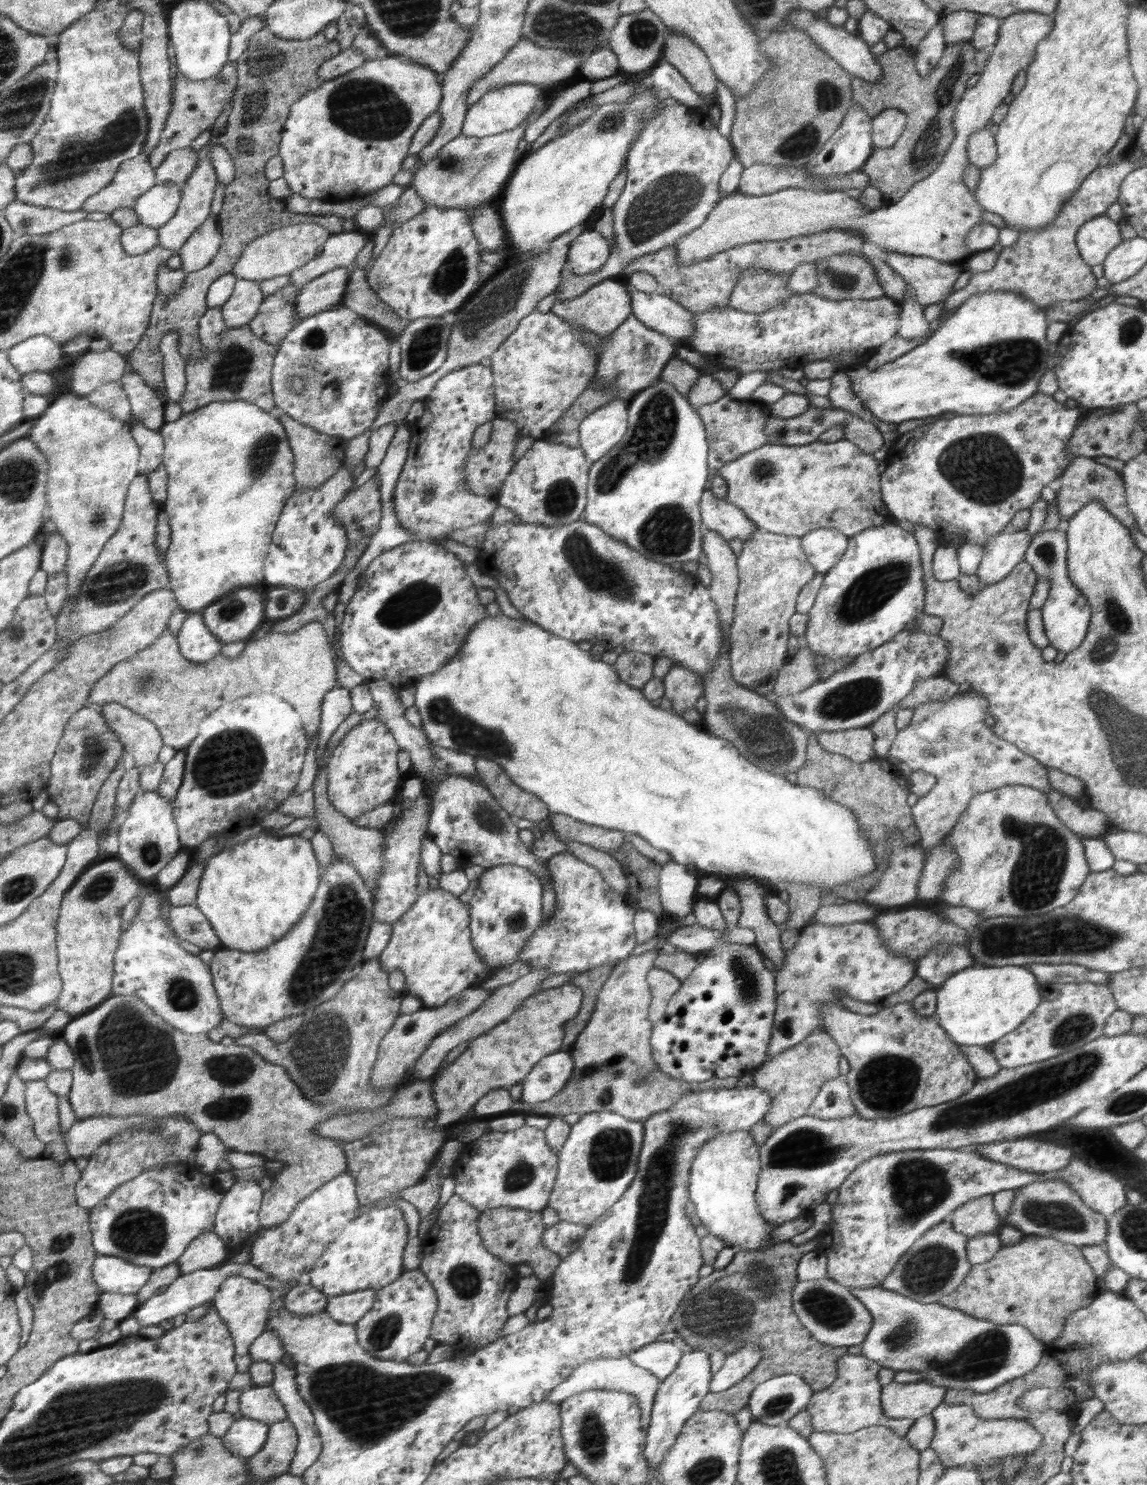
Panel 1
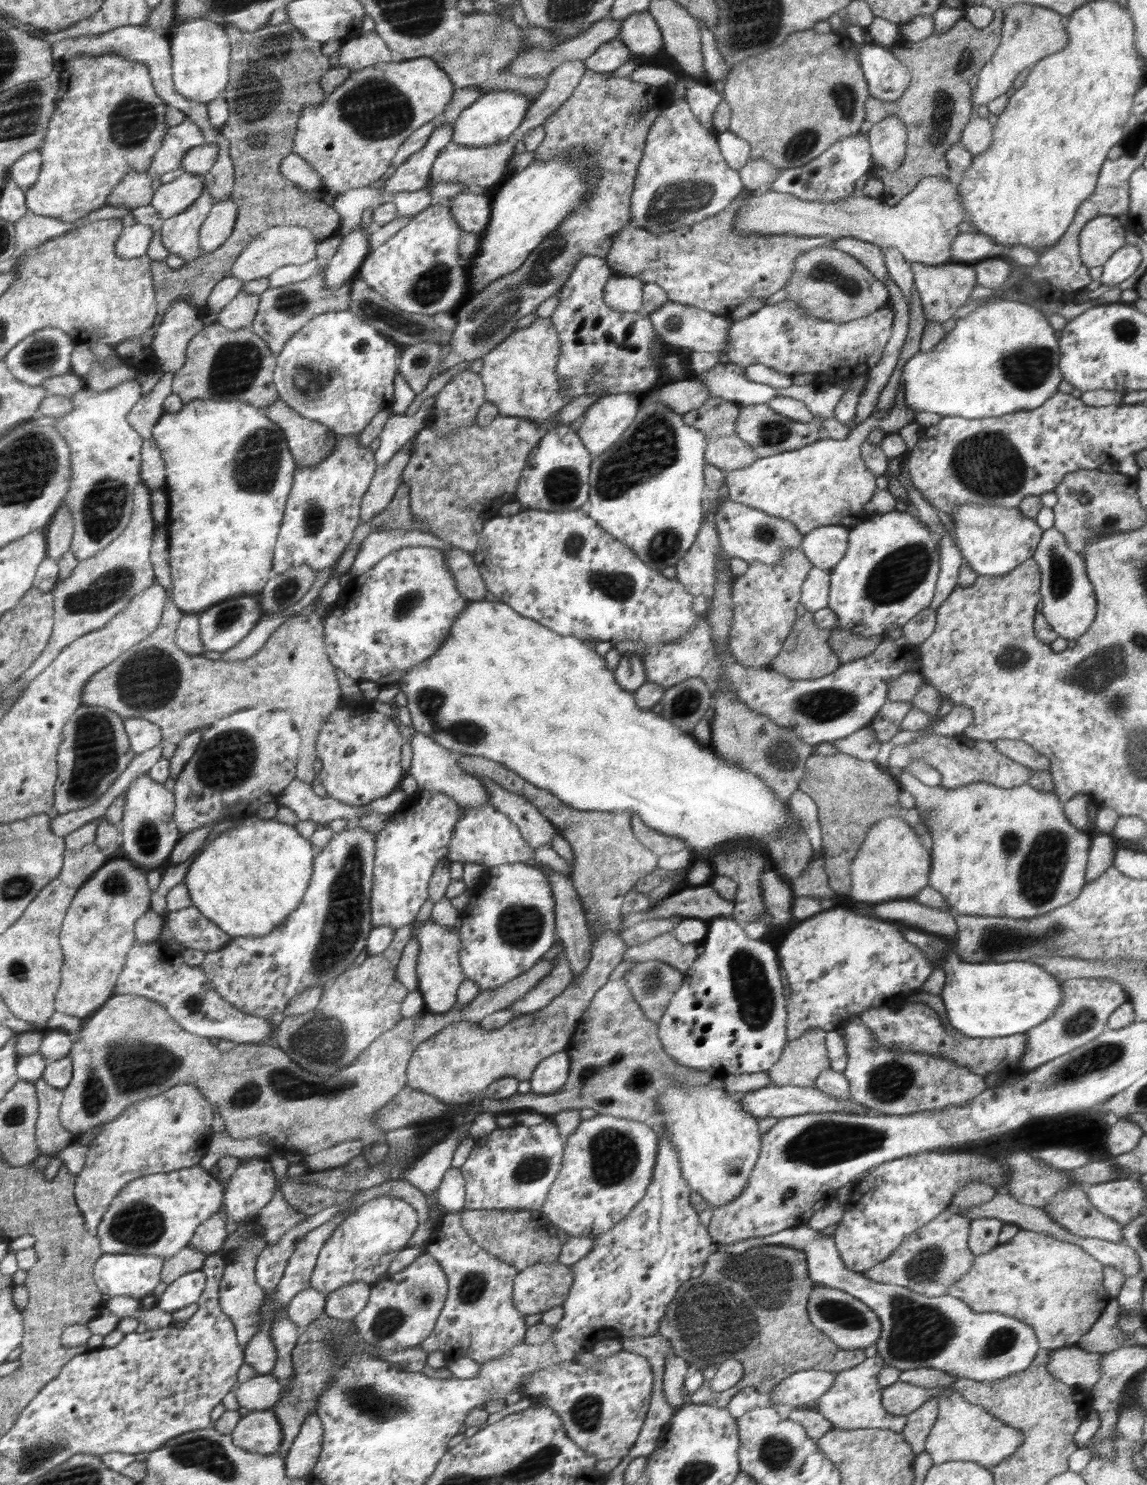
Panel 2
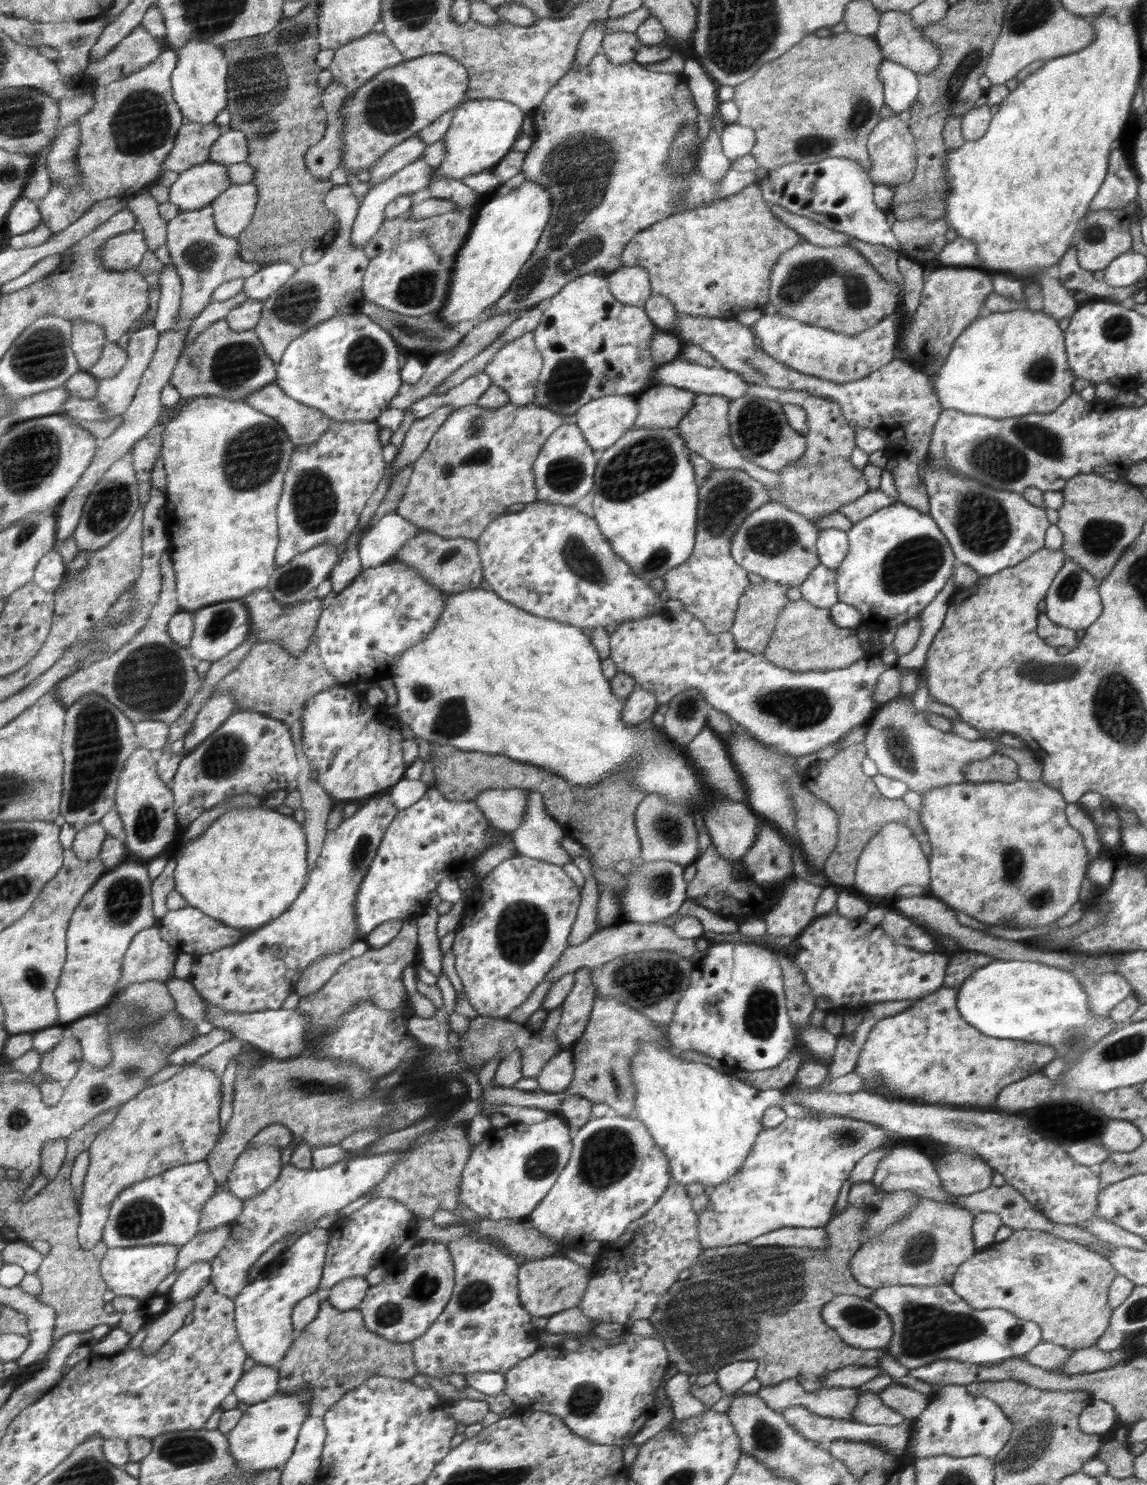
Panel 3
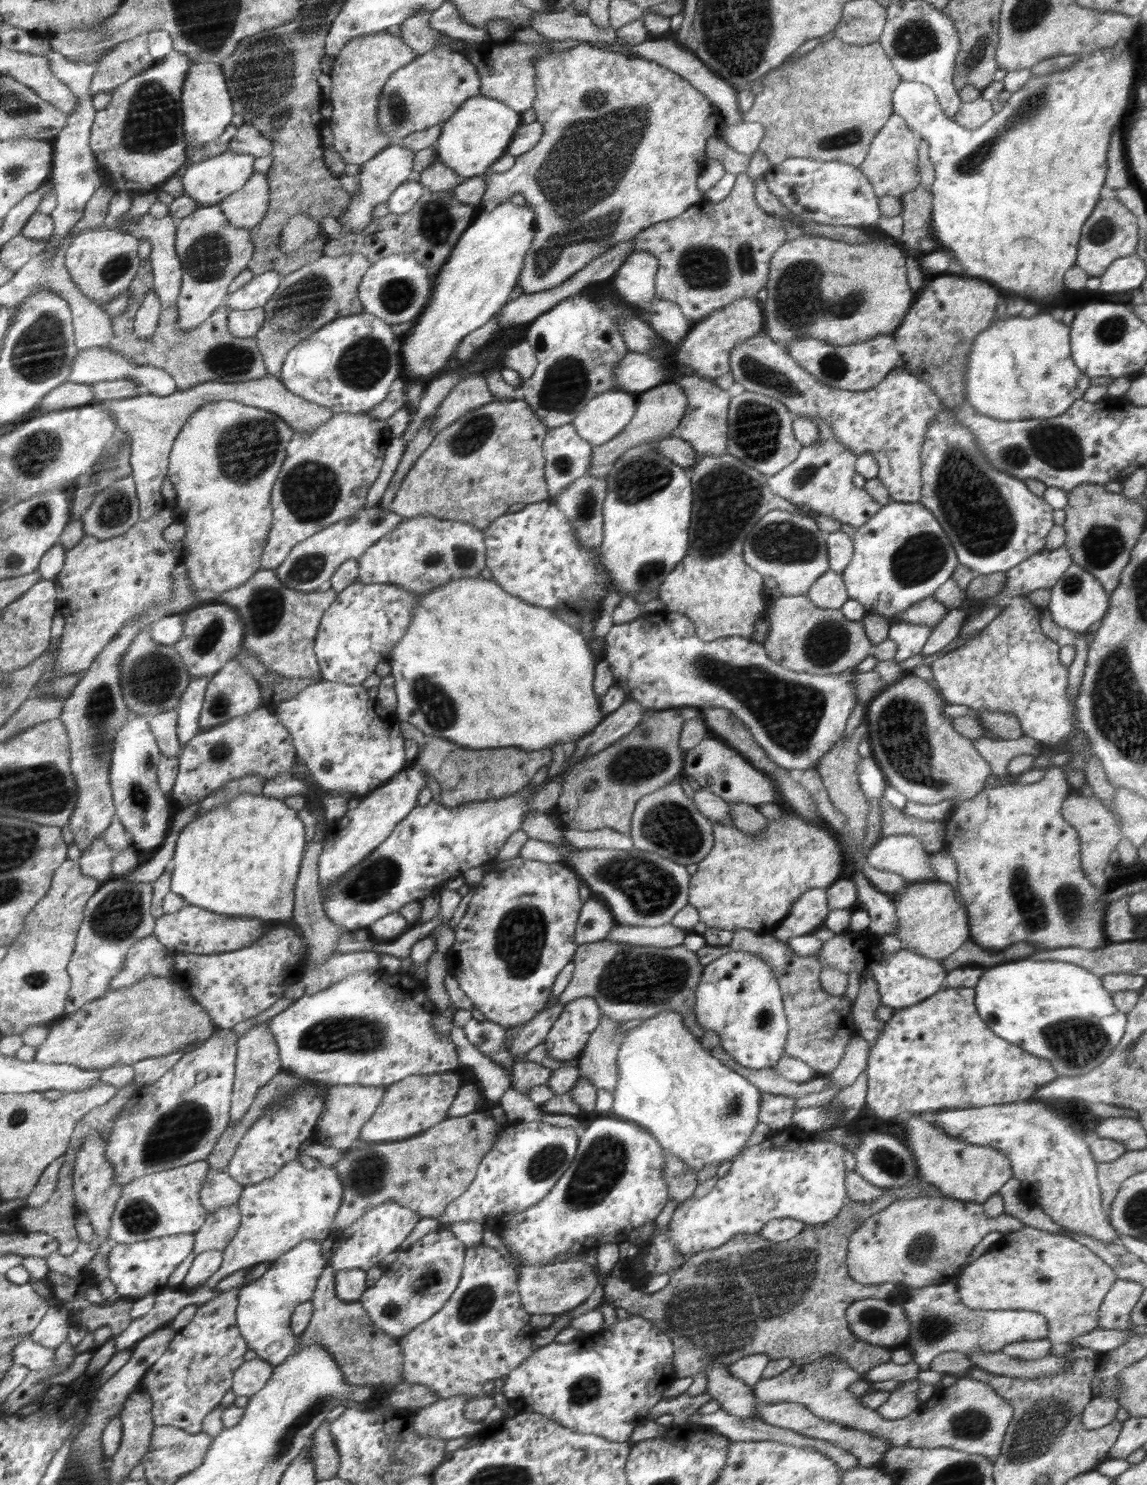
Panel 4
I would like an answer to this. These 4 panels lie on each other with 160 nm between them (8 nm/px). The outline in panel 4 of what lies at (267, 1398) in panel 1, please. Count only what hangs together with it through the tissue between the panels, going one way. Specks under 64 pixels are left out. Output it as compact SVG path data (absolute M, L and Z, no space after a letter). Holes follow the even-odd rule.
M260 1358L242 1363L237 1368L231 1391L236 1396L256 1395L273 1376L273 1365Z

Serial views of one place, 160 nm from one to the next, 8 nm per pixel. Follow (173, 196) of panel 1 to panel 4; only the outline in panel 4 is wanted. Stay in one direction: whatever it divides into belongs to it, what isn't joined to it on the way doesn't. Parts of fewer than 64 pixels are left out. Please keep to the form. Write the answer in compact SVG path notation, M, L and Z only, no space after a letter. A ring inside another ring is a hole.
M227 150L220 156L213 156L198 164L188 166L186 173L181 176L183 195L195 200L199 208L224 202L234 192L240 191L253 176L255 173L255 158L256 156L252 156L251 154L242 154Z

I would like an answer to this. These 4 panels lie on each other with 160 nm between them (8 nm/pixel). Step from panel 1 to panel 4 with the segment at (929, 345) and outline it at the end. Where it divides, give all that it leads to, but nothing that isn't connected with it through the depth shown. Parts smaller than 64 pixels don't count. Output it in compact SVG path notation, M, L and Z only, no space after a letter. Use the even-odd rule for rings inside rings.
M1042 310L1036 316L1032 318L1022 318L1021 316L1012 316L996 319L990 326L986 328L986 331L980 332L980 334L973 340L971 344L971 351L969 352L969 357L966 365L966 399L974 409L976 409L980 414L991 416L992 418L1003 420L1003 421L1013 421L1022 419L1052 419L1053 416L1060 416L1065 413L1073 402L1076 400L1083 399L1086 390L1092 386L1089 376L1086 376L1072 360L1071 348L1070 348L1070 328L1063 324L1062 321L1056 321L1051 316L1050 311L1044 312Z

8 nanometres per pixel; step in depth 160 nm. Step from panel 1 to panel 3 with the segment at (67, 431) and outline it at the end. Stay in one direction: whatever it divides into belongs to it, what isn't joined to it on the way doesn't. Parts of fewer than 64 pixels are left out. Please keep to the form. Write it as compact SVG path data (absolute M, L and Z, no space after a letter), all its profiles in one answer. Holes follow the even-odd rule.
M154 322L144 326L136 326L135 329L131 331L130 340L125 347L127 360L124 363L123 369L112 378L104 378L98 381L95 400L98 401L99 404L104 405L107 414L118 416L128 410L129 404L136 398L141 386L141 380L144 378L144 374L152 360L153 352L159 341L159 336L158 331L154 329ZM130 447L128 454L118 459L109 470L105 472L104 478L96 484L90 496L86 499L85 506L81 512L81 520L77 524L77 531L73 533L77 547L95 551L104 548L119 536L129 526L132 517L136 514L140 504L139 482L134 470L133 447Z

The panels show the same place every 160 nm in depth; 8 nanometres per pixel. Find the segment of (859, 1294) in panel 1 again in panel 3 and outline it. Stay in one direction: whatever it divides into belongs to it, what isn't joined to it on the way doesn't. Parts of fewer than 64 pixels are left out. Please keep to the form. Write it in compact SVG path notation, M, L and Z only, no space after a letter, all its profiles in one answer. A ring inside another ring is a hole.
M783 1227L767 1232L750 1240L748 1245L754 1247L795 1247L824 1249L829 1243L829 1234L824 1227ZM893 1285L878 1289L868 1299L885 1310L893 1322L892 1342L884 1350L887 1350L893 1359L908 1369L925 1367L926 1364L947 1359L966 1364L994 1366L1012 1358L1022 1359L1026 1353L1031 1352L1042 1342L1040 1327L1035 1322L1018 1318L1013 1312L1002 1308L984 1310L972 1308L954 1292L950 1285L932 1287Z

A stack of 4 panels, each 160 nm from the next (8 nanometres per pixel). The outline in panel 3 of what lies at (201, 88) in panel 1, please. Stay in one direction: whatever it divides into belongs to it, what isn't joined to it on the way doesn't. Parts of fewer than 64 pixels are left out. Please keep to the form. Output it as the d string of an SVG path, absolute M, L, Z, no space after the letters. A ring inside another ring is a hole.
M185 121L182 128L177 132L174 150L166 158L164 167L161 168L160 173L170 172L170 170L181 173L188 171L189 168L205 163L208 161L210 152L212 152L213 144L221 138L225 131L226 129L216 124L216 122L209 122L205 125L204 123L190 123Z

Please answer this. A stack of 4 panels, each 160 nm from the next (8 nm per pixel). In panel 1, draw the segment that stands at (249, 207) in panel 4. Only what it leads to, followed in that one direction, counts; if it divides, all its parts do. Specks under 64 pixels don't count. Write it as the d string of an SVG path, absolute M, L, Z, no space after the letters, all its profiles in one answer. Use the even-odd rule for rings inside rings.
M209 215L209 218L193 232L190 239L177 254L182 259L181 271L196 272L211 264L214 256L221 249L223 233L220 217Z

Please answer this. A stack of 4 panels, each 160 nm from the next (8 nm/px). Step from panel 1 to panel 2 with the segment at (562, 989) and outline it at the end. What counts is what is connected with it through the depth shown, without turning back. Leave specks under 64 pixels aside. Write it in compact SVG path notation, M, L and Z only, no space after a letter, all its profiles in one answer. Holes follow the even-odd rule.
M678 914L661 919L645 918L632 928L625 928L621 934L612 929L602 932L592 943L588 966L548 1007L519 1015L504 1026L488 1031L479 1027L480 1022L450 1024L417 1047L409 1062L407 1085L445 1103L461 1104L471 1103L476 1096L484 1094L489 1084L504 1076L513 1076L519 1081L528 1080L538 1063L568 1049L581 1016L589 1008L593 996L606 984L614 968L622 962L628 946L638 946L668 933L684 918L686 916Z

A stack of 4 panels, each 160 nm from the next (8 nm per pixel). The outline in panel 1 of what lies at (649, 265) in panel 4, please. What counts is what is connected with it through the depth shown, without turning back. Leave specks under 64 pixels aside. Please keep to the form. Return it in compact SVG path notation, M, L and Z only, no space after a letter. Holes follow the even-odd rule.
M611 278L590 288L577 299L556 301L550 313L558 314L562 321L569 322L574 328L588 329L592 333L613 334L626 319L633 315L631 292L622 278Z

